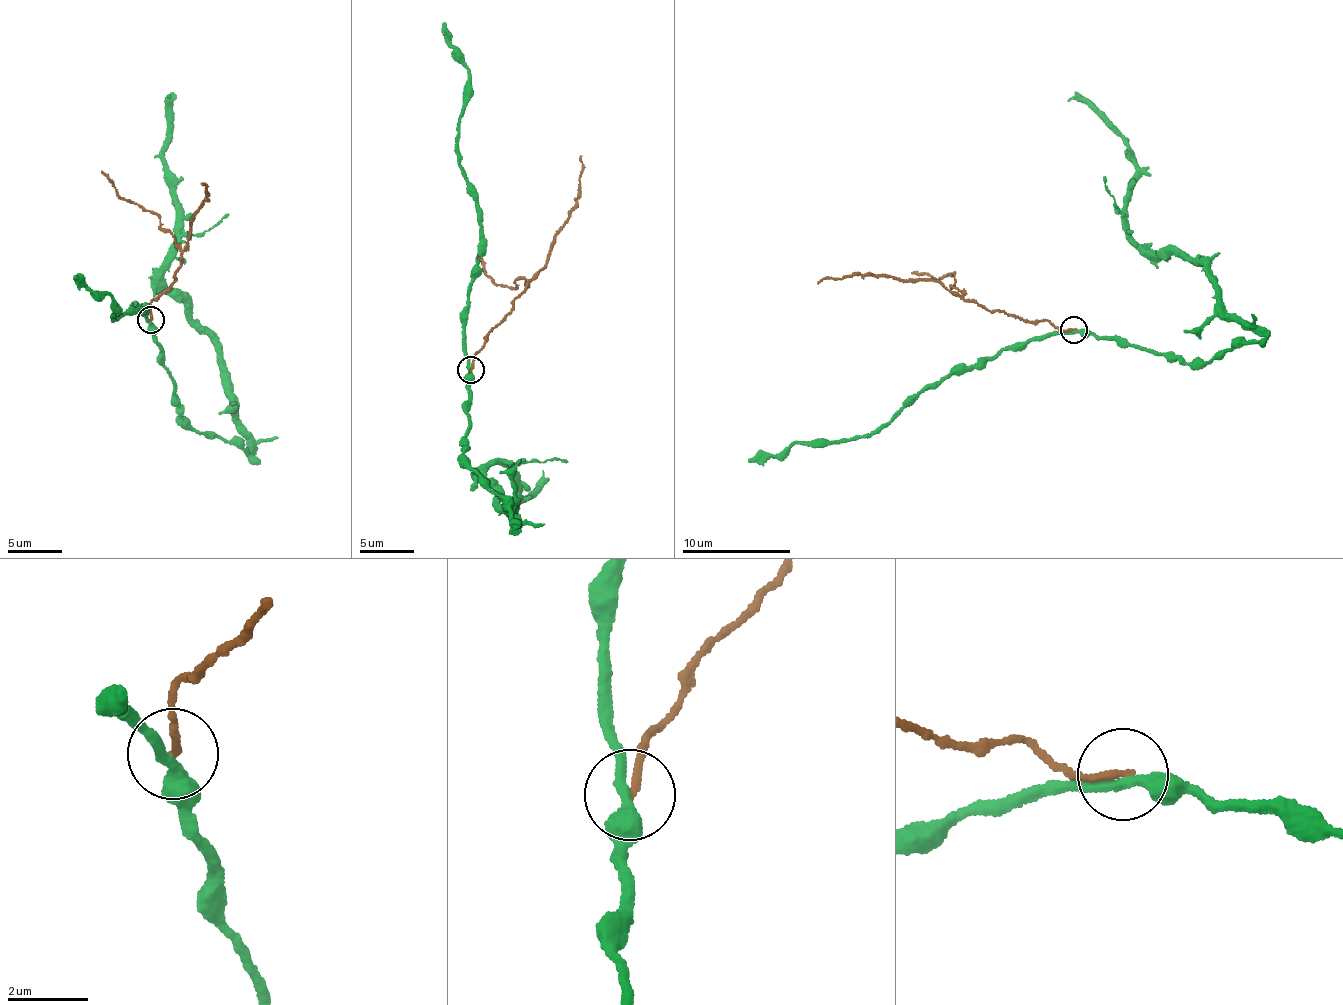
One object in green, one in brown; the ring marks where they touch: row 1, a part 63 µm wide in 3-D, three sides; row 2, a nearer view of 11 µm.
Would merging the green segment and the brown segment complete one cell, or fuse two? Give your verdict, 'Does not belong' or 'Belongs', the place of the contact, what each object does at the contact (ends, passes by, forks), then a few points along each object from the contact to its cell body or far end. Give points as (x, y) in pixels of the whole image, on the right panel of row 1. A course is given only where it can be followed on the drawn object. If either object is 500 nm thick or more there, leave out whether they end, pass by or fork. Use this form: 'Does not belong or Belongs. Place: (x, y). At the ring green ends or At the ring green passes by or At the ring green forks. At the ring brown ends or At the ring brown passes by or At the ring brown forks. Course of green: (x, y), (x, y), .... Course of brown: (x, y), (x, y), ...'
Does not belong. Place: (1073, 329). At the ring green passes by. At the ring brown ends. Course of green: (1074, 331), (1209, 363), (1255, 334), (1224, 309), (1209, 269), (1149, 254), (1128, 231), (1135, 158), (1067, 100). Course of brown: (1074, 328), (1060, 331), (1043, 320), (985, 310), (931, 279), (912, 282), (858, 275), (822, 279), (817, 284)

